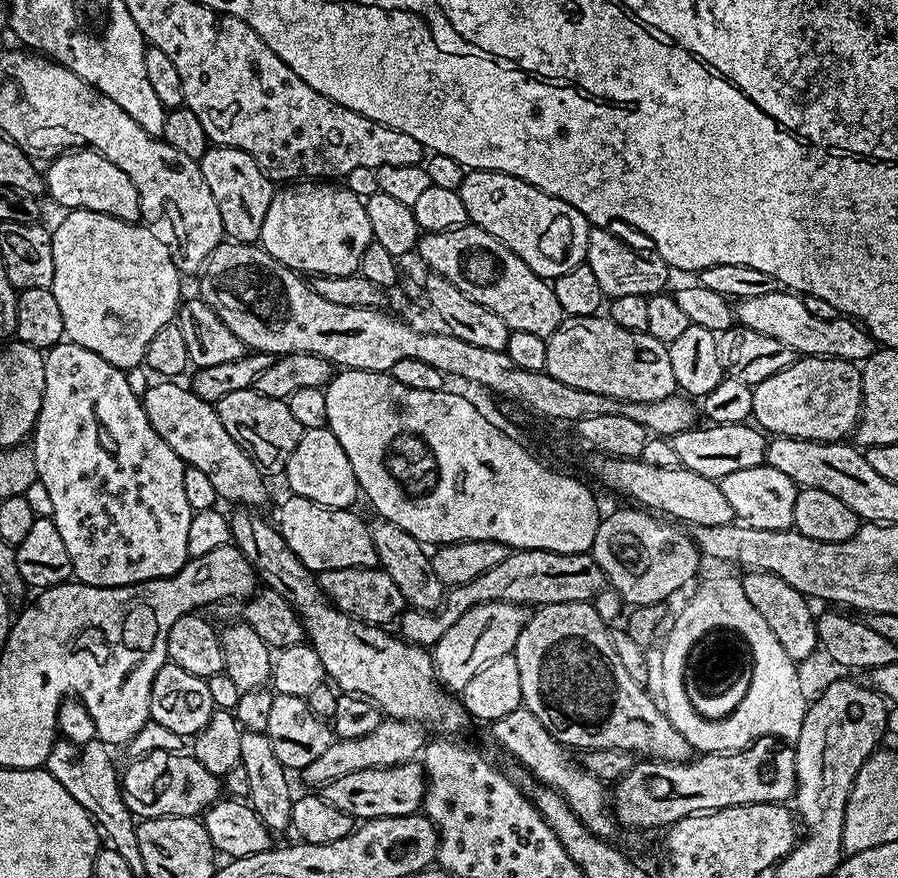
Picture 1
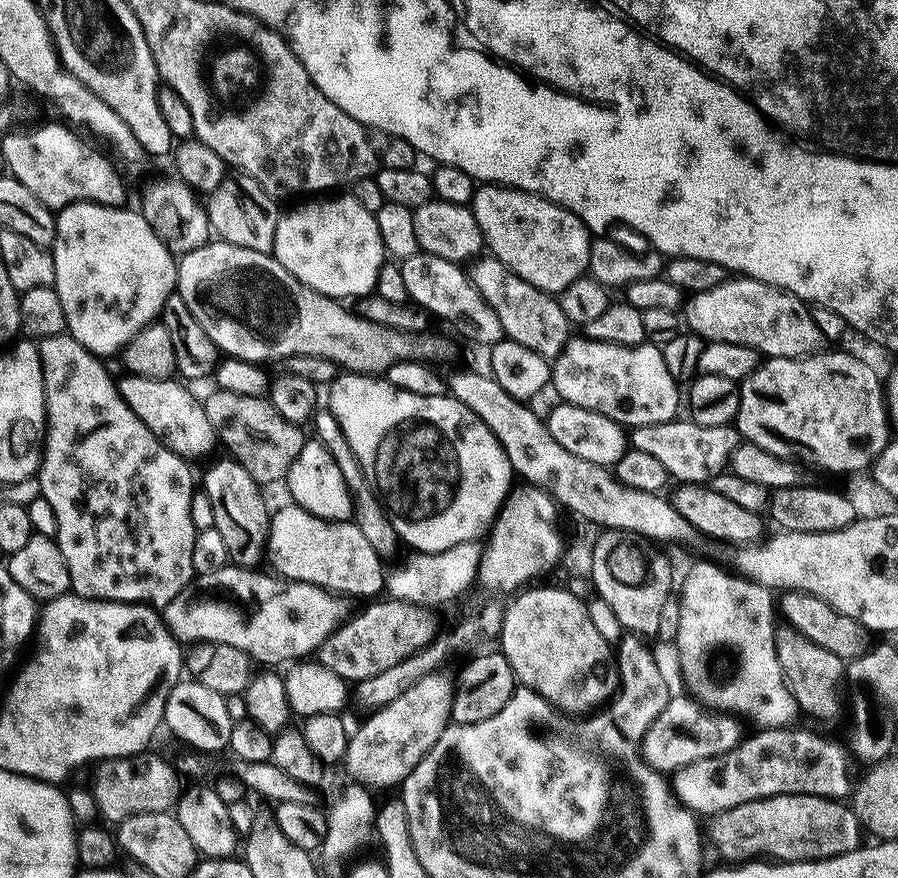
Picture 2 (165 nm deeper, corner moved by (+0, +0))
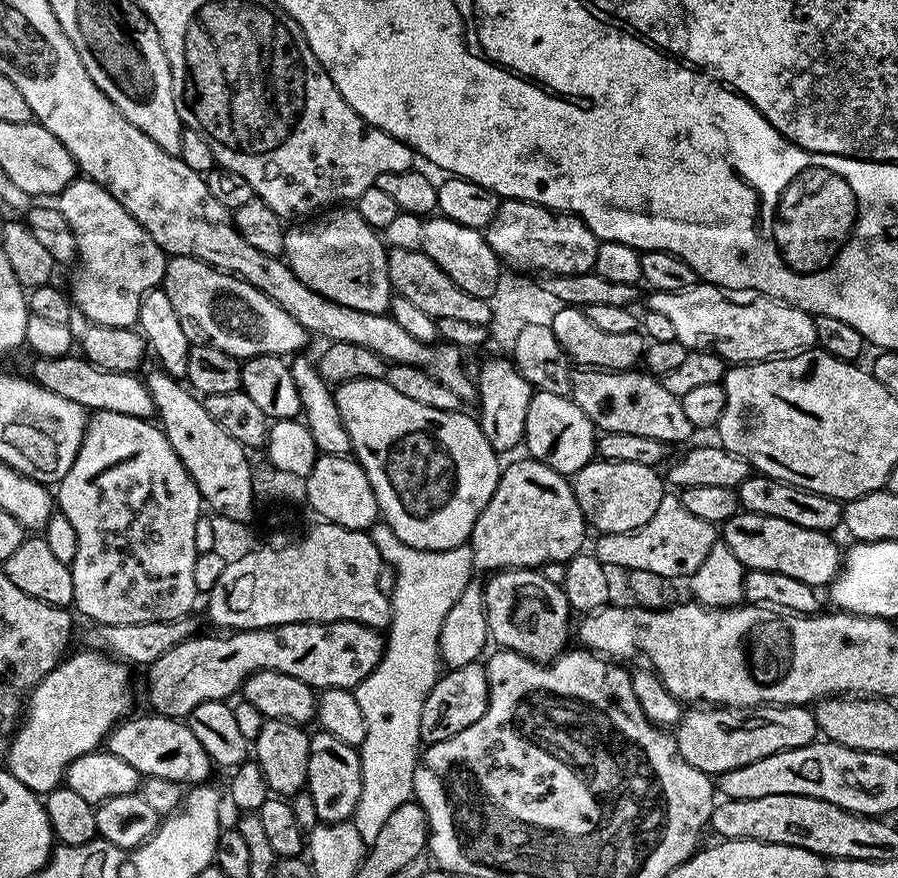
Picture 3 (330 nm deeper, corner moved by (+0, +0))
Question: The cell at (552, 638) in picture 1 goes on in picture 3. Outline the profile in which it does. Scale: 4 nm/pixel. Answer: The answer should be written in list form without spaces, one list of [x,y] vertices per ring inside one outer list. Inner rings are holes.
[[[506,568],[491,573],[484,584],[488,634],[501,649],[512,649],[528,659],[551,662],[569,647],[570,609],[563,587],[548,582],[543,571]]]

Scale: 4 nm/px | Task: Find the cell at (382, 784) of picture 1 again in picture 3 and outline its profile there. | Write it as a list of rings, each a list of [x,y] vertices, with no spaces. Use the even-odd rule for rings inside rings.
[[[133,715],[121,720],[108,734],[106,751],[118,754],[118,758],[123,758],[128,765],[134,766],[141,777],[166,778],[181,786],[205,783],[214,770],[214,763],[189,725],[175,716],[147,715]]]

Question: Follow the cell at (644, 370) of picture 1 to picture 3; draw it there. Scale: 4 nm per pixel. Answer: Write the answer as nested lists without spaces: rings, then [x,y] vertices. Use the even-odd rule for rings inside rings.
[[[589,368],[577,371],[572,380],[570,399],[592,419],[597,429],[604,432],[642,434],[660,440],[665,446],[680,444],[694,435],[690,418],[686,418],[686,410],[680,405],[680,397],[666,390],[663,379],[644,370],[605,372]]]

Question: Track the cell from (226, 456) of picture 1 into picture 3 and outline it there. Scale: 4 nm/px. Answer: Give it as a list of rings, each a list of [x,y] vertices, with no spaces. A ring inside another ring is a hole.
[[[69,354],[58,358],[42,356],[33,361],[31,379],[42,385],[45,391],[58,394],[62,398],[70,398],[70,402],[78,402],[78,406],[86,410],[126,414],[139,420],[149,419],[153,415],[152,395],[147,383],[139,375],[102,370],[80,354]]]

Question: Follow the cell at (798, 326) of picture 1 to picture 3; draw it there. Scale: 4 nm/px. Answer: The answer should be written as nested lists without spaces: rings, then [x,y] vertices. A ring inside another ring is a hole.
[[[698,282],[693,288],[683,288],[677,292],[652,292],[647,307],[666,314],[675,327],[676,339],[681,340],[690,350],[717,352],[729,362],[755,362],[770,360],[781,356],[794,356],[817,347],[814,317],[803,312],[798,306],[787,304],[784,300],[770,294],[762,294],[749,288],[722,288],[719,284]]]

